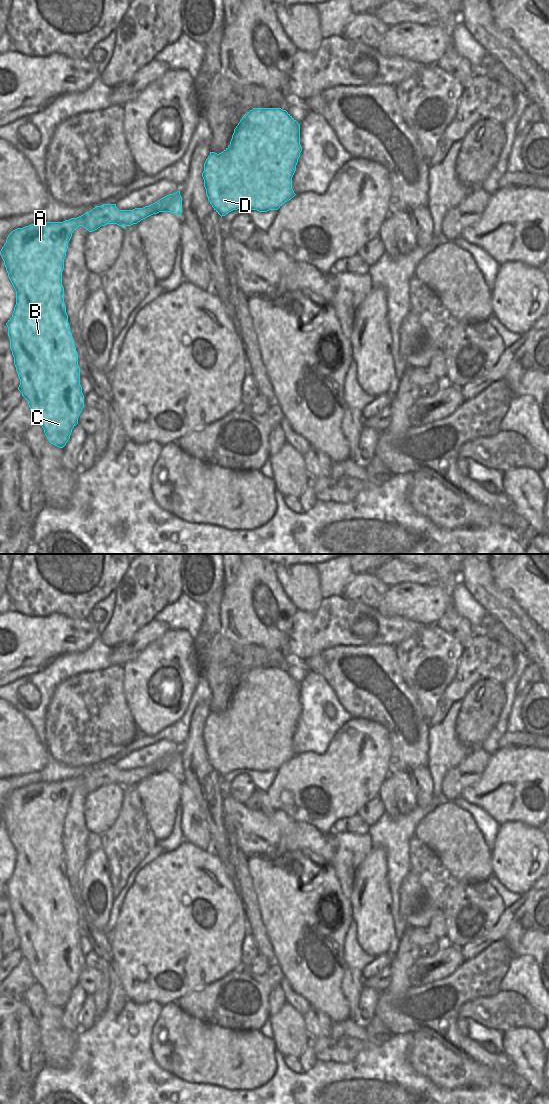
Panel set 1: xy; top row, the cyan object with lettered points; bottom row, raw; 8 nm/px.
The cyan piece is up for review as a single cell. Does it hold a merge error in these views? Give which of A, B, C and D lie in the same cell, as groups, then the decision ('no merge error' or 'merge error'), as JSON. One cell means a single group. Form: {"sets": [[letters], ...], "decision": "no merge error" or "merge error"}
{"sets": [["A", "B", "C", "D"]], "decision": "no merge error"}

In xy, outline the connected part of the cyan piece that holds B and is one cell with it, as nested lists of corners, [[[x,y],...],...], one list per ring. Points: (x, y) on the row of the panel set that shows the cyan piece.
[[[180,191],[143,208],[119,210],[116,204],[109,203],[63,222],[37,222],[17,228],[8,235],[0,251],[16,291],[16,305],[6,325],[14,365],[20,379],[18,390],[28,401],[34,422],[44,429],[48,441],[59,448],[63,448],[70,439],[72,429],[78,424],[78,417],[84,408],[78,353],[68,323],[62,285],[64,259],[72,233],[79,226],[89,232],[107,224],[117,224],[124,228],[159,212],[180,216]]]

